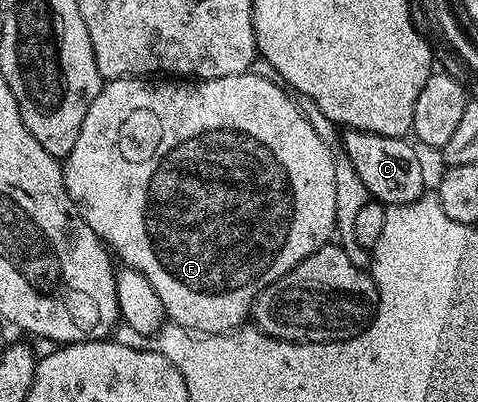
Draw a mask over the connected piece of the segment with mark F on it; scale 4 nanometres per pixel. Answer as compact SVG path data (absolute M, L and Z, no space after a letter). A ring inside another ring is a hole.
M248 70L236 76L194 82L176 82L171 78L156 80L159 80L156 84L151 78L109 80L104 83L97 98L93 98L93 106L89 106L89 114L85 114L85 122L81 122L81 134L77 142L73 142L73 150L62 161L65 190L81 218L89 222L91 229L108 249L118 259L120 256L126 267L149 278L149 286L157 290L157 298L161 298L161 306L170 323L180 324L195 334L233 332L250 317L251 305L261 290L265 290L265 286L289 274L289 270L296 268L302 260L309 258L309 254L323 248L332 239L336 231L336 189L333 183L336 157L331 156L332 145L323 140L313 126L309 126L298 103L287 97L288 89L274 79L258 76L256 72Z

